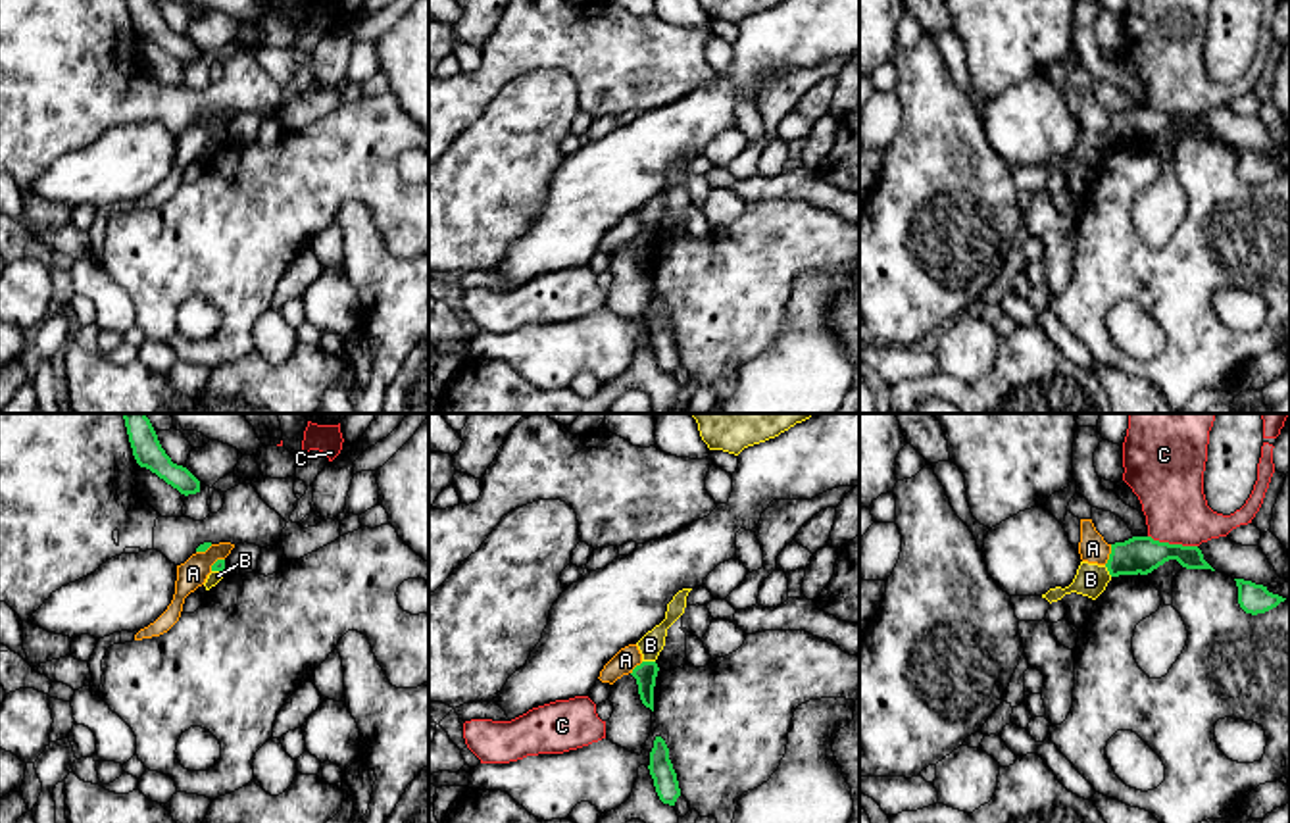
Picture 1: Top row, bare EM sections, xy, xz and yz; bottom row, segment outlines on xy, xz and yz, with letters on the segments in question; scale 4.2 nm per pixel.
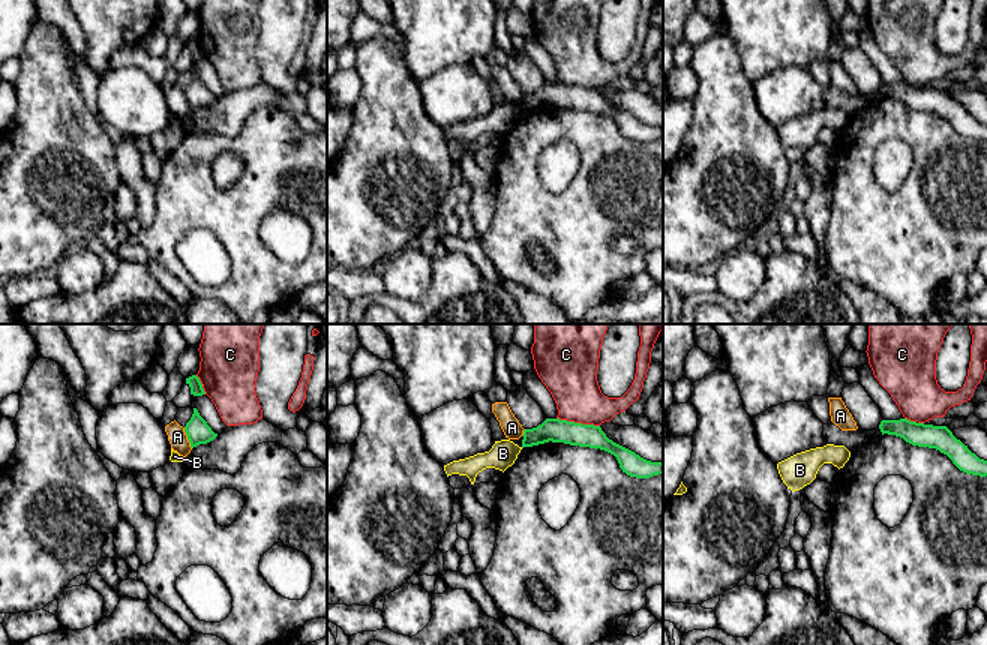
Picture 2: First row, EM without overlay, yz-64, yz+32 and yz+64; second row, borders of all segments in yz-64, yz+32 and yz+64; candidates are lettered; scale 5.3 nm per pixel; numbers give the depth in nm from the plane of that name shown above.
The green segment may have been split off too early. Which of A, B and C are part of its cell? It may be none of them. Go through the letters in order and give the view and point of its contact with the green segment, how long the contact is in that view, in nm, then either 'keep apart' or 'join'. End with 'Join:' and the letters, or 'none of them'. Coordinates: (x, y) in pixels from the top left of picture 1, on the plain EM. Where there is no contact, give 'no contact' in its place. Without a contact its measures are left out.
A: yz (1110, 124) | 90 nm | keep apart
B: xz (648, 231) | 60 nm | keep apart
C: yz (1173, 114) | 220 nm | keep apart
Join: none of them

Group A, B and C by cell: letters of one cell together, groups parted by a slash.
A / B / C

